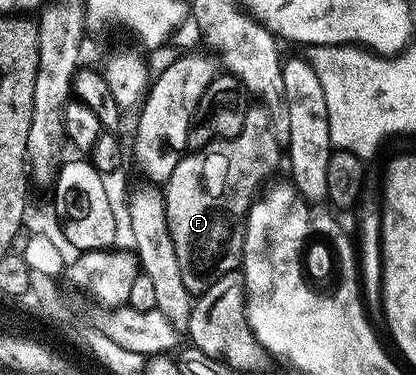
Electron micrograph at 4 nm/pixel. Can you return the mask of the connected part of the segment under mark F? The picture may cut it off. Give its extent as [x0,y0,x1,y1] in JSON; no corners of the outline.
[165,106,284,293]

